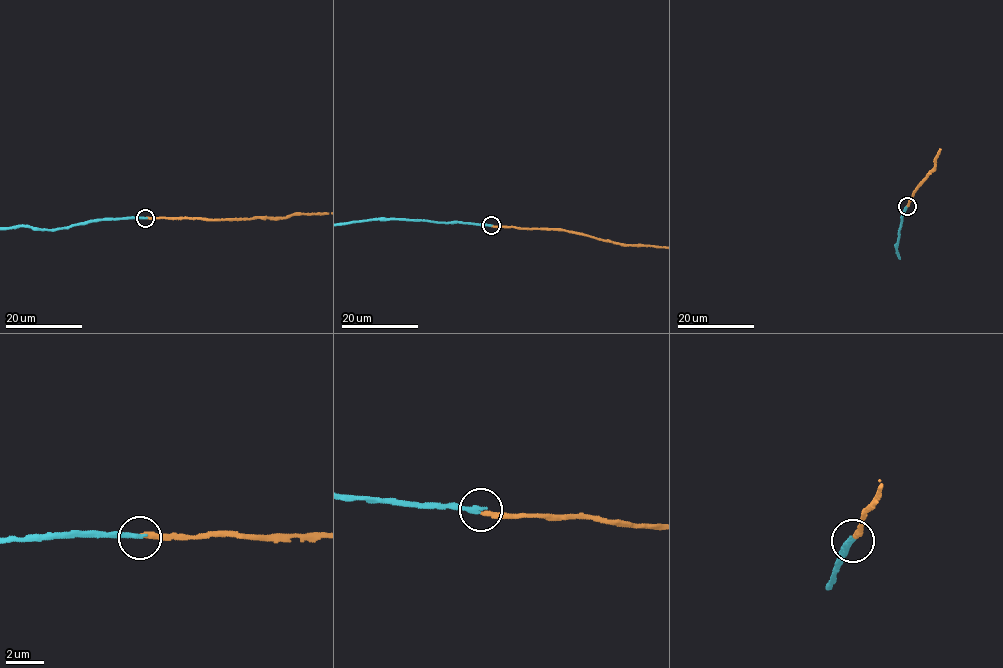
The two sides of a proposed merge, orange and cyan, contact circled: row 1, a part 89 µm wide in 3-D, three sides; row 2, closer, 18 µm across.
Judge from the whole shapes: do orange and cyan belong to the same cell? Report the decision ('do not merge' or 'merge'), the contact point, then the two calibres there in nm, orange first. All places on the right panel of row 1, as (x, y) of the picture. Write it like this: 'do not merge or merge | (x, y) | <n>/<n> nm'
merge | (907, 206) | 280/260 nm

